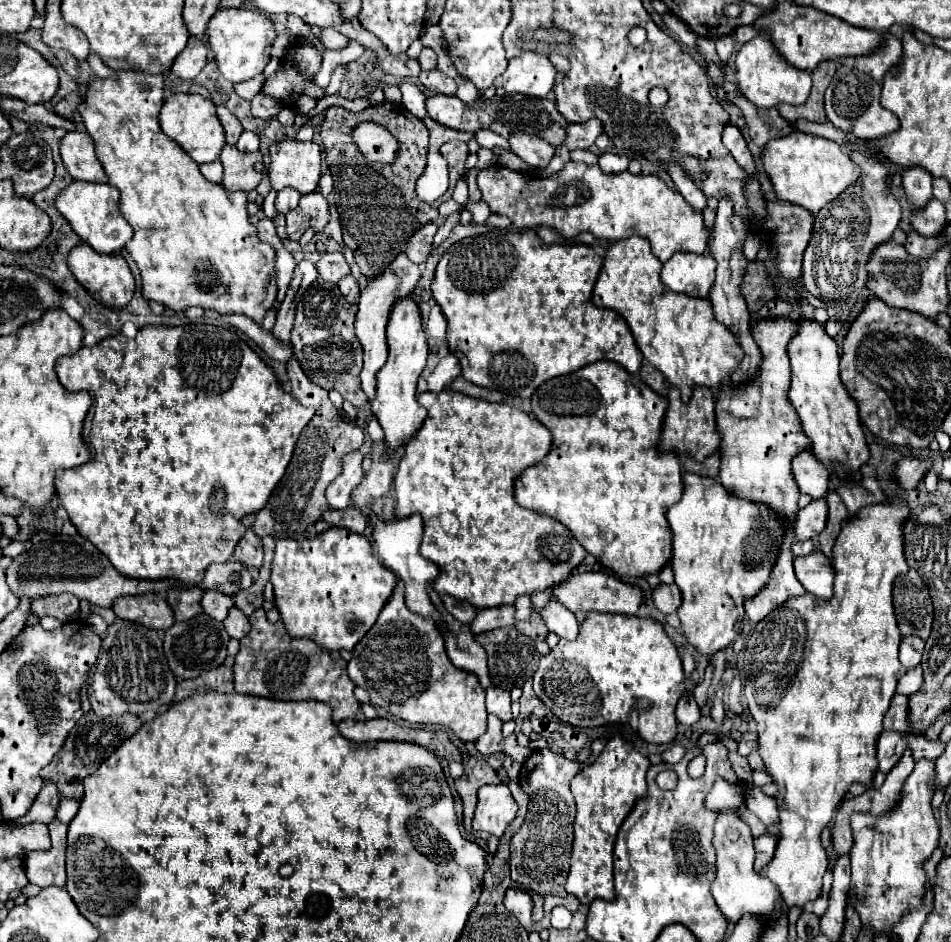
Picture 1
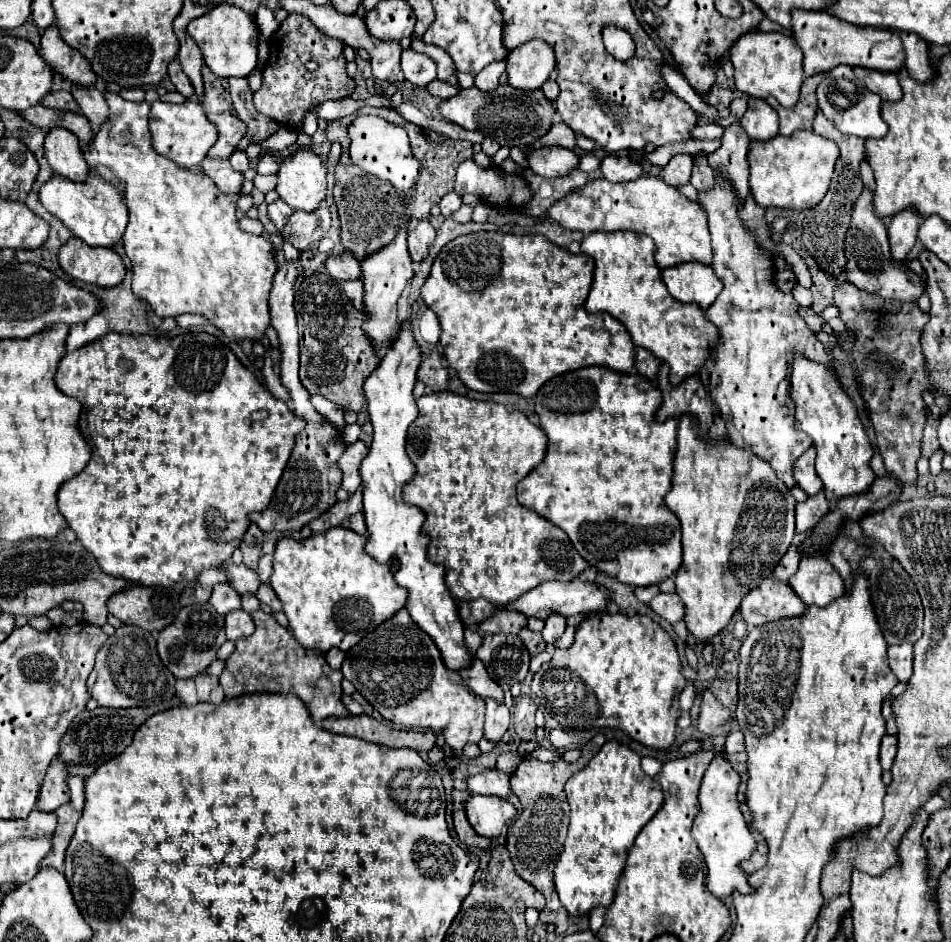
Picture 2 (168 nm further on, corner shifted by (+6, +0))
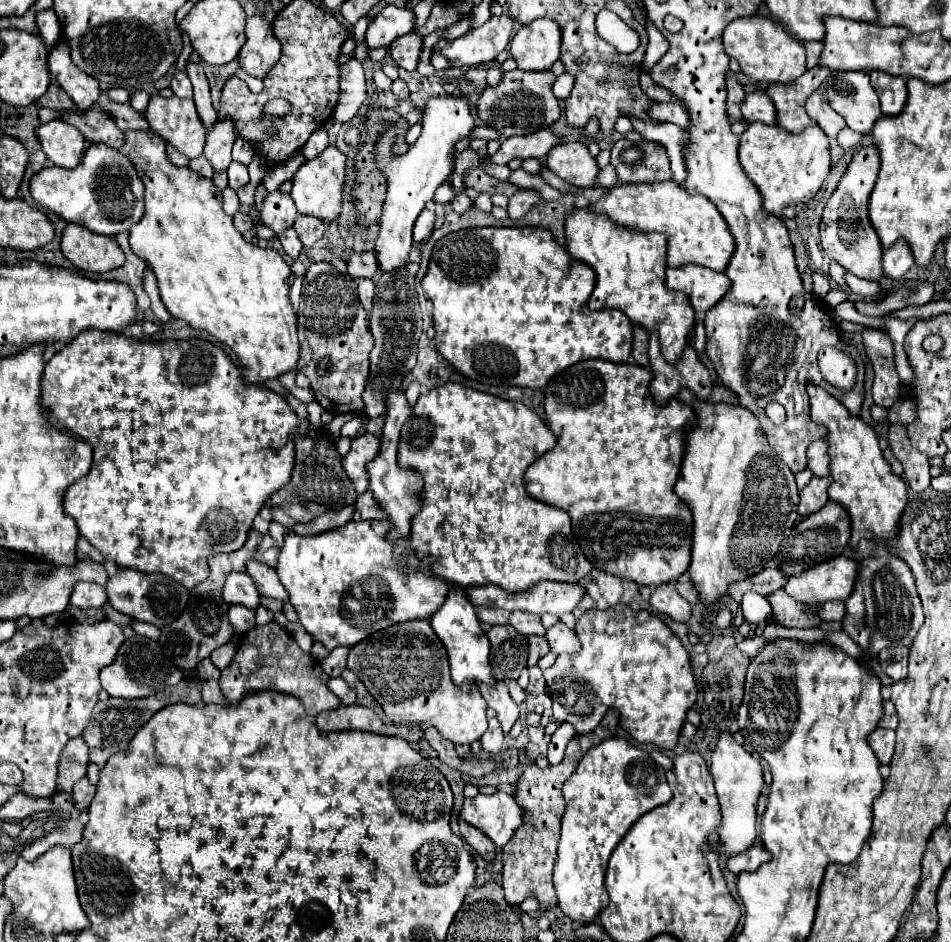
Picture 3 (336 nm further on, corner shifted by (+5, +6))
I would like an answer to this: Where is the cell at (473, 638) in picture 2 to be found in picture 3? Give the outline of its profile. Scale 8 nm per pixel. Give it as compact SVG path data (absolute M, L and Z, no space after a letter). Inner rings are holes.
M497 681L495 685L483 685L483 683L477 683L483 699L487 701L487 705L497 713L499 717L499 723L501 723L501 729L505 733L509 733L509 729L513 727L513 723L517 721L519 717L519 707L517 703L509 697L509 691L507 691L507 685L501 681Z

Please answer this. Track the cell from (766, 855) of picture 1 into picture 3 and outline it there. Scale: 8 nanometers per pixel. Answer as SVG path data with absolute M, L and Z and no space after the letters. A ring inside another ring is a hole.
M753 845L749 847L745 853L741 855L735 855L727 861L727 869L733 873L733 875L739 875L743 871L753 871L757 869L759 865L767 863L771 859L771 853L767 853L763 849L763 845Z

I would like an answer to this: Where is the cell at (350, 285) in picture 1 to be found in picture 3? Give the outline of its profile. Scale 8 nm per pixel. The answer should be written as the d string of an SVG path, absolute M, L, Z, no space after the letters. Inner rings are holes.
M357 279L359 301L367 311L371 311L371 307L373 307L373 289L375 289L375 285L371 279Z

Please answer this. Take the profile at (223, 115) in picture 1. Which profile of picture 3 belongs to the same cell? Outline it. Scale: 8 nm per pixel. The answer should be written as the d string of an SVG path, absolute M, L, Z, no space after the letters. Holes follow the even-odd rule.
M217 117L217 123L207 133L205 157L211 161L215 171L223 171L231 163L231 147L237 139L235 121L227 121L227 117Z

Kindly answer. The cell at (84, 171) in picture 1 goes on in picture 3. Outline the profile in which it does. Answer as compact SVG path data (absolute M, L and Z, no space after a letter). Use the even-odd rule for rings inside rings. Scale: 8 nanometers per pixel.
M53 119L37 129L37 137L53 165L63 169L73 169L79 165L85 151L85 139L79 129L61 119Z

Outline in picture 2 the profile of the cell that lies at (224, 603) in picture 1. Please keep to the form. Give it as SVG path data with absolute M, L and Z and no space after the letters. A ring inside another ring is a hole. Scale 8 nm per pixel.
M218 583L212 591L212 597L210 597L210 603L214 605L214 609L220 613L220 615L226 615L234 609L242 609L242 601L240 601L240 595L228 585L228 583Z

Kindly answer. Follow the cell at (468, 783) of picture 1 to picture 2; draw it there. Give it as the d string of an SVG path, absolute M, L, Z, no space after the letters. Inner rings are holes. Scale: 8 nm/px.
M454 791L454 829L456 829L456 835L458 835L458 841L470 849L480 849L480 851L486 851L490 849L492 841L486 839L486 837L480 837L468 823L466 819L466 813L464 813L464 803L468 799L470 793L466 791Z

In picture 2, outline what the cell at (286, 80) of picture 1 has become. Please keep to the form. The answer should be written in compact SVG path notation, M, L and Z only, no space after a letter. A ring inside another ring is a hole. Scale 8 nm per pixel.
M290 13L278 27L278 31L270 37L272 43L272 51L270 51L270 59L264 67L264 83L262 87L254 93L254 105L260 113L264 113L266 117L272 117L274 121L290 127L290 129L300 129L304 117L308 111L312 111L314 107L318 107L324 101L340 101L346 99L354 93L354 79L348 77L346 73L346 59L344 59L344 43L340 39L328 37L326 33L322 33L306 15L300 13Z

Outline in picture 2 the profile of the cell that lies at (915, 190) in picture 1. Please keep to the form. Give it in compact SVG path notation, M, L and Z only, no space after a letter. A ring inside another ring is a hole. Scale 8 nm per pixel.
M902 211L894 215L892 223L888 225L888 239L890 239L890 253L894 261L906 263L914 243L916 243L916 233L918 233L918 213L916 211Z

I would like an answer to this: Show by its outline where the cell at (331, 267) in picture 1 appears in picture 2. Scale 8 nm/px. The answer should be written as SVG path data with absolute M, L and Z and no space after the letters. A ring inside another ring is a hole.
M342 253L342 255L332 255L326 261L328 273L338 279L338 281L348 281L348 279L360 279L360 259L356 259L352 253Z

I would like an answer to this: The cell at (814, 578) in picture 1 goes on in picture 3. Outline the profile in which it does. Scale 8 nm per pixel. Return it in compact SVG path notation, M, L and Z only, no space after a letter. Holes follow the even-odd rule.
M839 555L831 561L819 563L813 569L805 569L799 575L793 575L785 591L799 603L823 605L827 601L845 601L855 583L857 565L845 555Z

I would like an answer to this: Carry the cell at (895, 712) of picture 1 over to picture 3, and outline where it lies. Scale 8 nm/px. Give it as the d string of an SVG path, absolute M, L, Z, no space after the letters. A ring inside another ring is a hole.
M885 701L885 715L881 719L881 727L897 729L897 713L895 713L895 707L891 701Z

